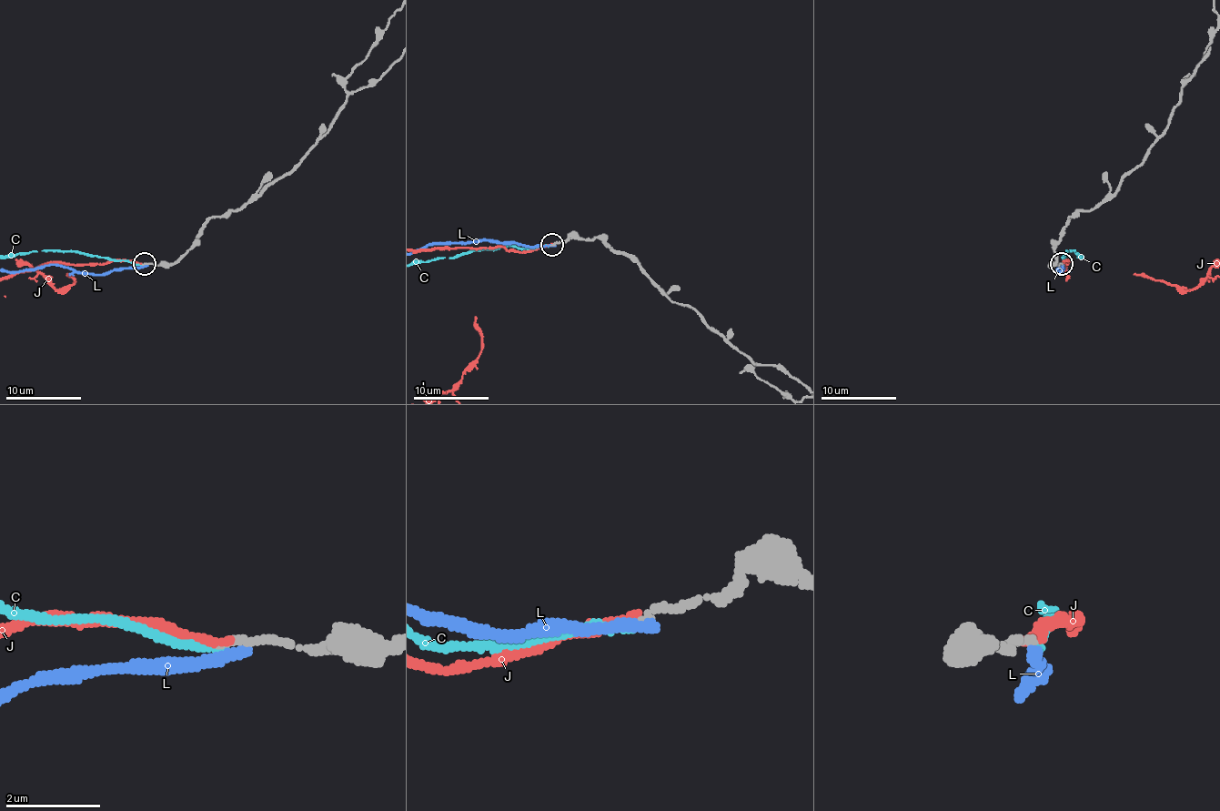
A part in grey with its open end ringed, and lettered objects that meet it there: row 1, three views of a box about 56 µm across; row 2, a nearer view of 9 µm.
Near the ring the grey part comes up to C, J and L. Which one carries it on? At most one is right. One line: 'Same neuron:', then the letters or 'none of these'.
Same neuron: J

